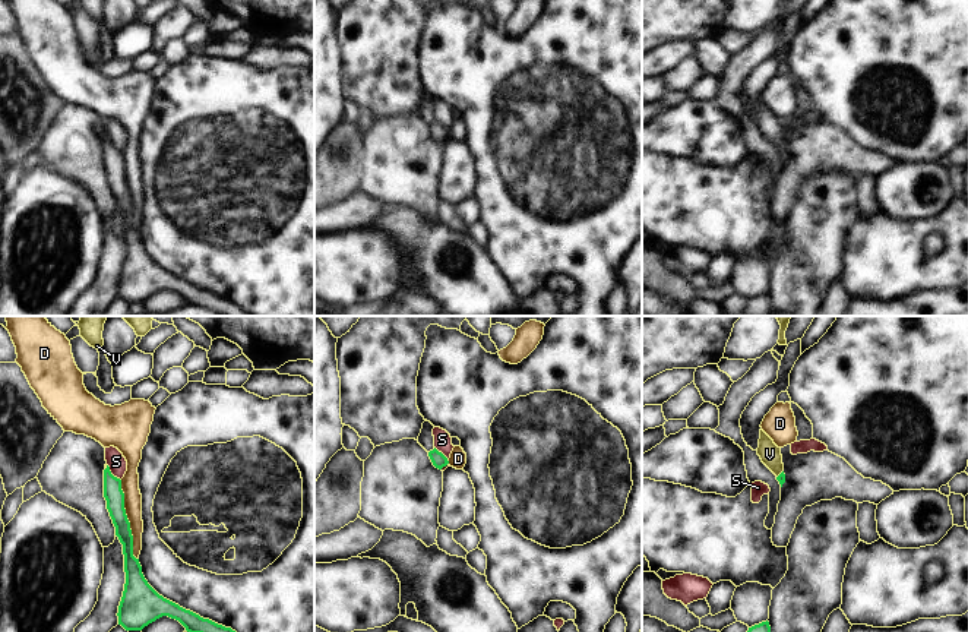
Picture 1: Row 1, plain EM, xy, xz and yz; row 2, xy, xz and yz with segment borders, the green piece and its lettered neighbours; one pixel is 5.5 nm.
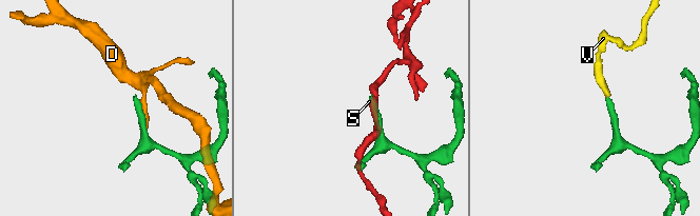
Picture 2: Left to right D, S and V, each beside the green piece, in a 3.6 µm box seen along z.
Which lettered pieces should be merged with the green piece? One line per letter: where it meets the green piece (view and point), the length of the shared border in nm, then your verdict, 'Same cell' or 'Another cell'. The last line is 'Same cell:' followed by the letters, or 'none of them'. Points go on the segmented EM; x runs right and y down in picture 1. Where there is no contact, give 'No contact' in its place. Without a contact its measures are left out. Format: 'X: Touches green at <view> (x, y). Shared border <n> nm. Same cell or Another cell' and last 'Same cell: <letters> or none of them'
D: Touches green at xy (127, 520). Shared border 460 nm. Another cell
S: Touches green at xz (446, 458). Shared border 130 nm. Another cell
V: Touches green at yz (780, 474). Shared border 60 nm. Same cell
Same cell: V

